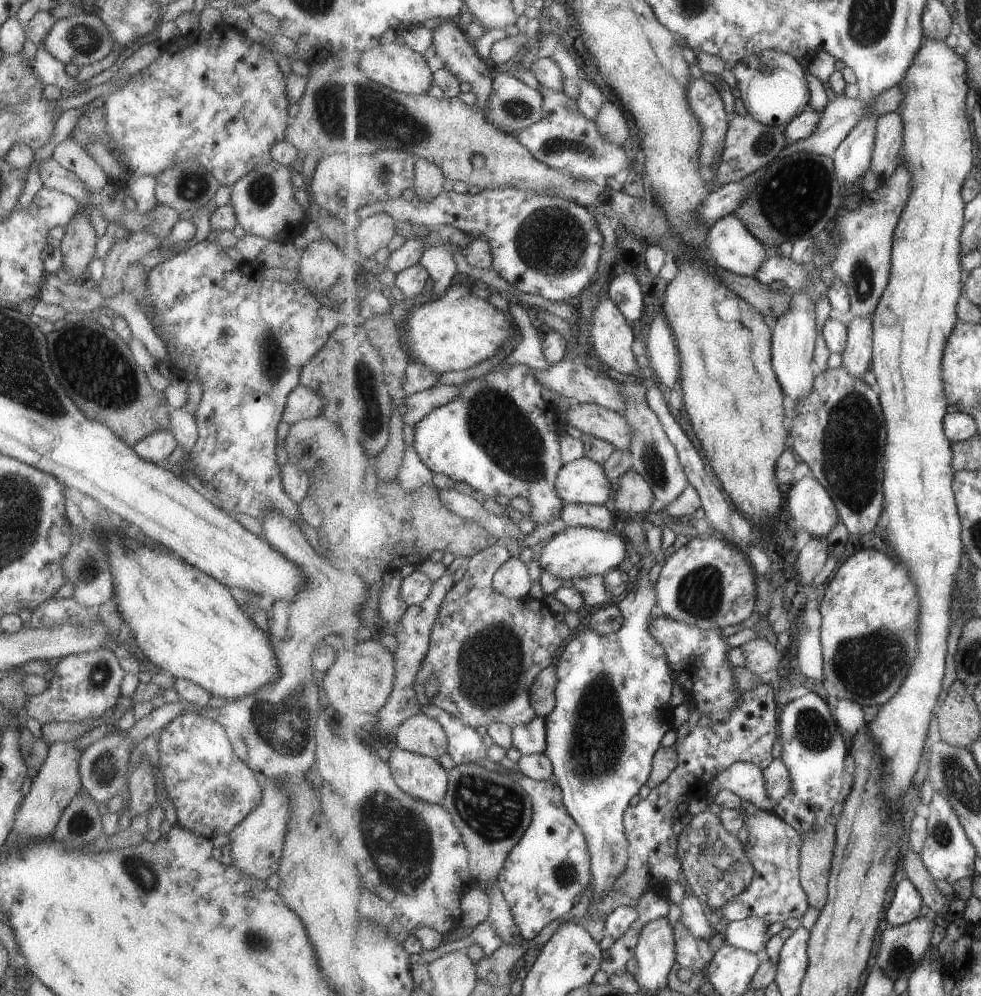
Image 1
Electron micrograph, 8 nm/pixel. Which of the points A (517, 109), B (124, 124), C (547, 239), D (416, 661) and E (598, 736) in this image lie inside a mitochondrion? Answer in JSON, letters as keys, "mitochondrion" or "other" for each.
{"A":"mitochondrion","B":"other","C":"mitochondrion","D":"other","E":"mitochondrion"}

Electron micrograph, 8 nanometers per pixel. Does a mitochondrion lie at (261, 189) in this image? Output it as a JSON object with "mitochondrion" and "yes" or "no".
{"mitochondrion":"yes"}

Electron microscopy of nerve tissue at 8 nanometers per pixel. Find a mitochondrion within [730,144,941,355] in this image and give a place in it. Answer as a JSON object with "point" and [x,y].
{"point":[795,195]}

